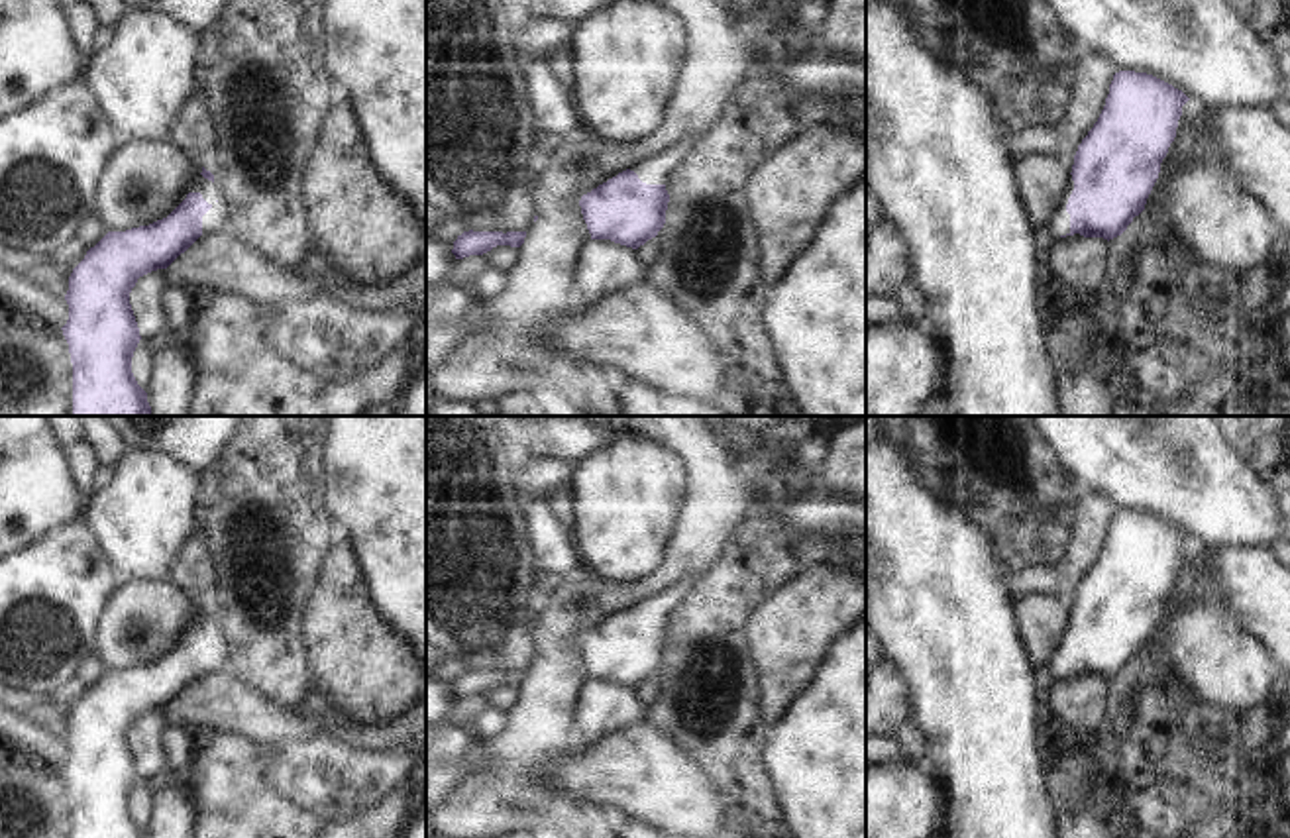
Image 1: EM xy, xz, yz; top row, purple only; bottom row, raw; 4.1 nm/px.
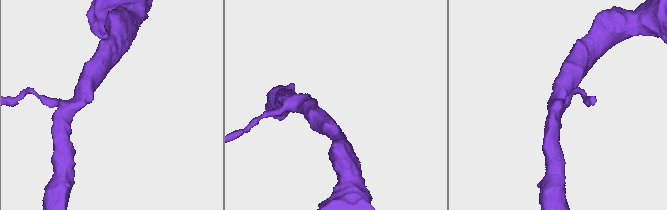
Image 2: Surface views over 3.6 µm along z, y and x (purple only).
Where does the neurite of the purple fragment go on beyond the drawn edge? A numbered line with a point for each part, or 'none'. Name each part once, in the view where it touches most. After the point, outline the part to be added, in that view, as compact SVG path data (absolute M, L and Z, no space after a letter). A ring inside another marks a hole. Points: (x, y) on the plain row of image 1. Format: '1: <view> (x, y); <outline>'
1: xz (658, 609); M699 577L701 579L701 577ZM687 579L685 583L660 593L646 601L644 604L632 608L638 618L646 624L666 624L670 616L685 602L685 599L695 591L699 579Z

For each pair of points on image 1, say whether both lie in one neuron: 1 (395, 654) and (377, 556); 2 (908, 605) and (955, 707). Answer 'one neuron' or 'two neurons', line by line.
1: two neurons
2: one neuron

